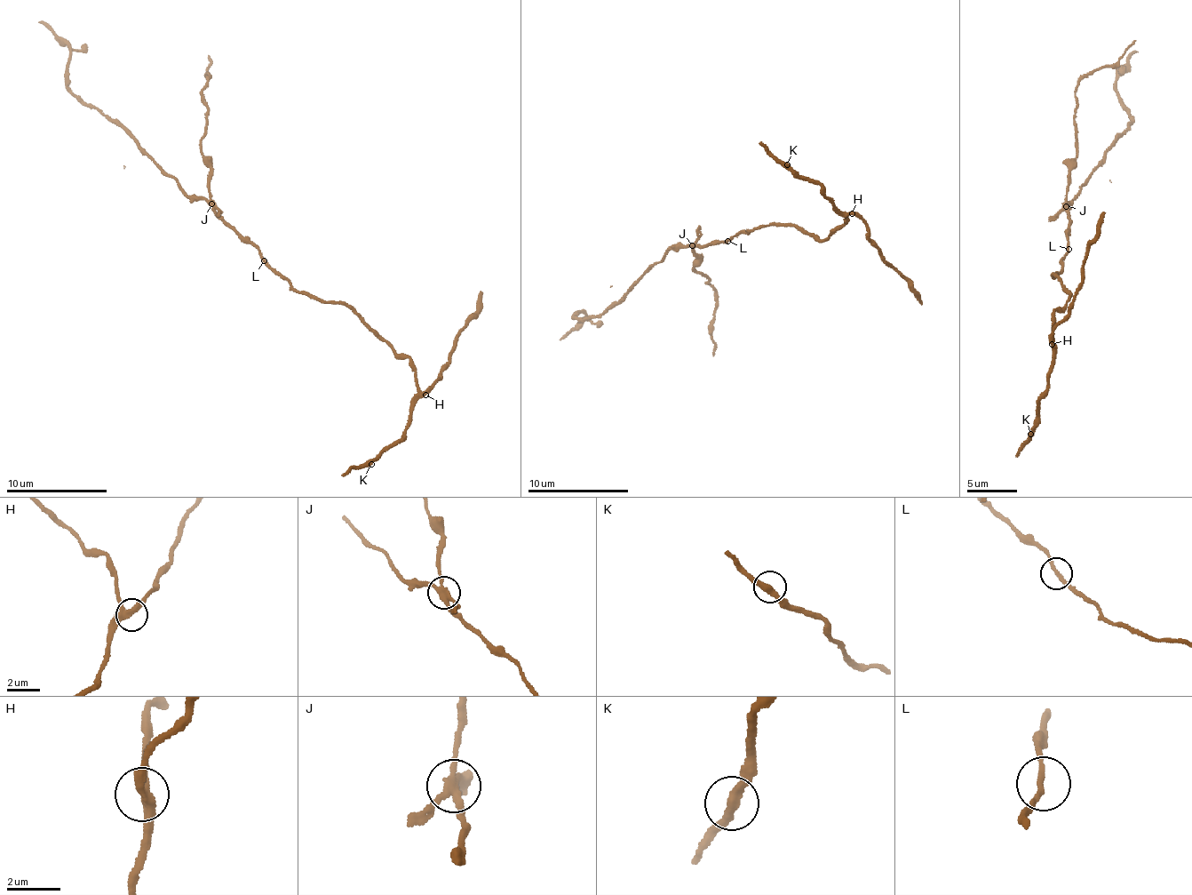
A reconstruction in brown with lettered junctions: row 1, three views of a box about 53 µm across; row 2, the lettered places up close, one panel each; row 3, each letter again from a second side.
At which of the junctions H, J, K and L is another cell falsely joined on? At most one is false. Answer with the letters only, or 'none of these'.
J

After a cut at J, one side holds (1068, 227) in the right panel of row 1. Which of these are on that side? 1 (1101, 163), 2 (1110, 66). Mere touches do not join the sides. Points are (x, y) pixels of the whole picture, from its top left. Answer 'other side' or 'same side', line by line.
1: same side
2: other side

